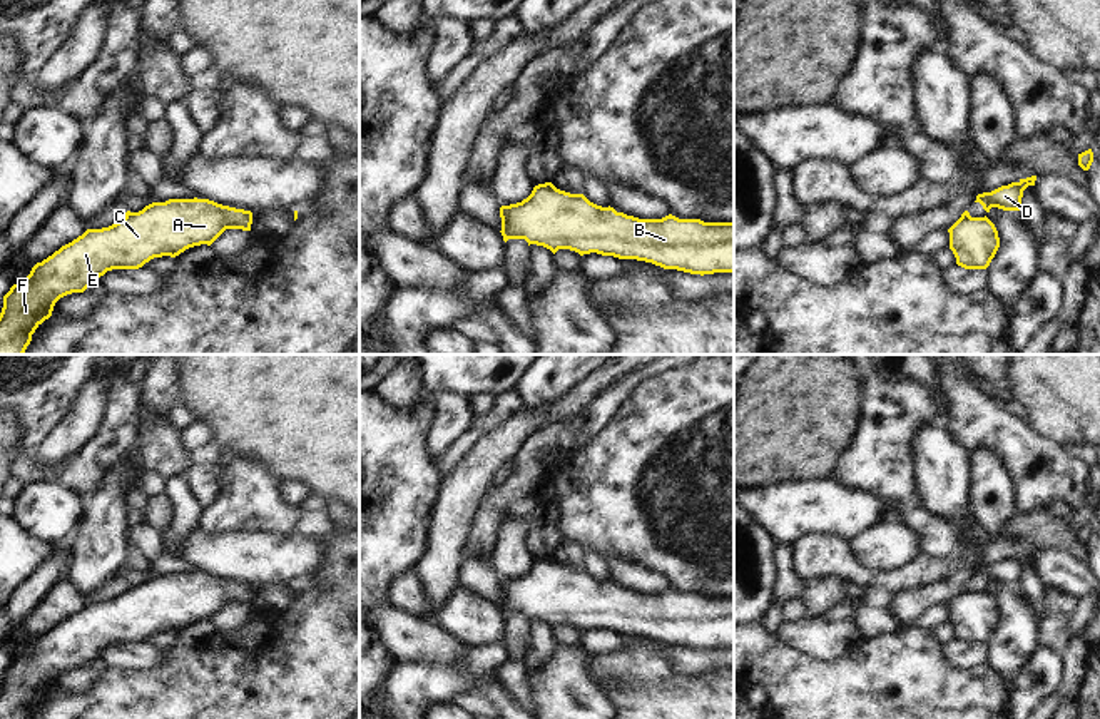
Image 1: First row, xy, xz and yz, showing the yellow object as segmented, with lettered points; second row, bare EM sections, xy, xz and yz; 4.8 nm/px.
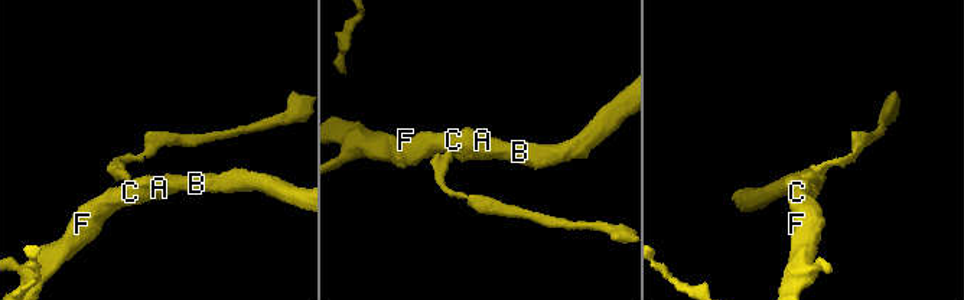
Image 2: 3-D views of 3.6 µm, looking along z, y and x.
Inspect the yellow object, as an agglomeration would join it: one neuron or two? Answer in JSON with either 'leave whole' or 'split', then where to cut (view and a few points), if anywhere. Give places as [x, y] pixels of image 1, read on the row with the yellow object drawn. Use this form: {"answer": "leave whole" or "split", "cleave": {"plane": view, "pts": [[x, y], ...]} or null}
{"answer": "split", "cleave": {"plane": "yz", "pts": [[962, 214], [968, 216]]}}

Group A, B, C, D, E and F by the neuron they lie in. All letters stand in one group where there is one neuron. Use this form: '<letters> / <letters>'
A B C E F / D

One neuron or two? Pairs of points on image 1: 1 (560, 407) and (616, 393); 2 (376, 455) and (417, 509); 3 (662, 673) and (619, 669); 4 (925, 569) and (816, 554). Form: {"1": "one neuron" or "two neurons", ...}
{"1": "two neurons", "2": "one neuron", "3": "one neuron", "4": "one neuron"}

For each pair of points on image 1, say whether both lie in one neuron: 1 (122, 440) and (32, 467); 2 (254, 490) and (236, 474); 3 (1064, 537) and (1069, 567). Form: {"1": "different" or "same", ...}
{"1": "same", "2": "same", "3": "different"}

